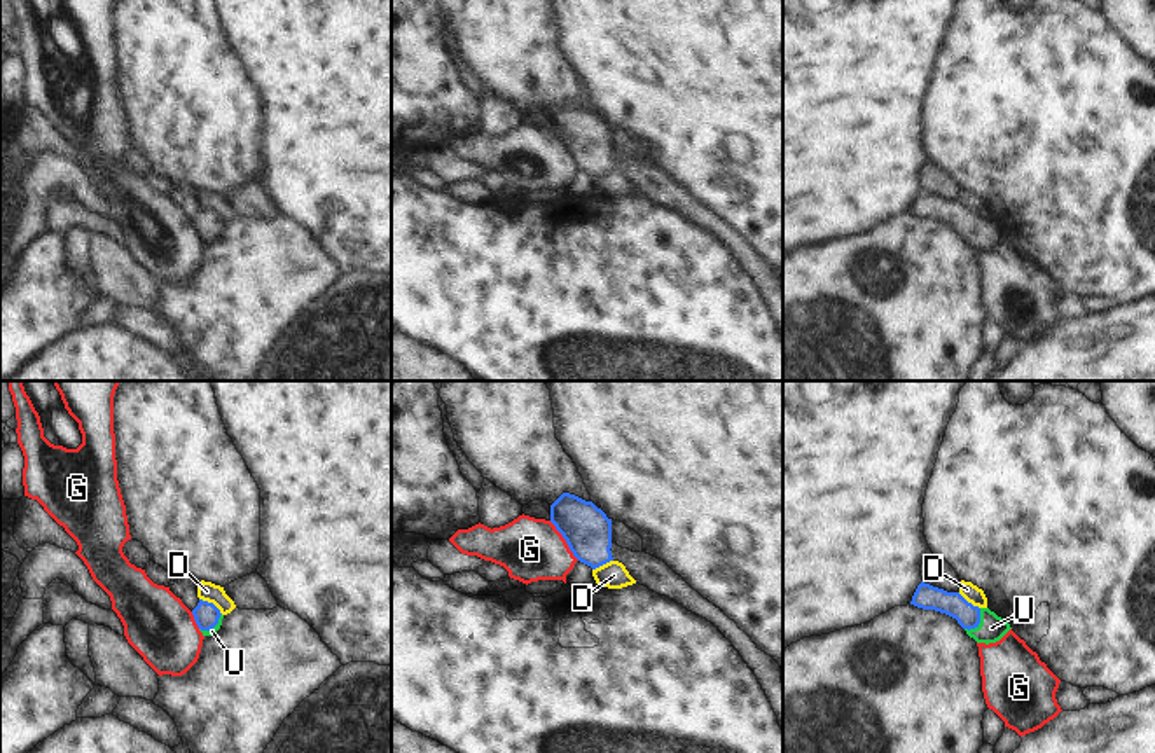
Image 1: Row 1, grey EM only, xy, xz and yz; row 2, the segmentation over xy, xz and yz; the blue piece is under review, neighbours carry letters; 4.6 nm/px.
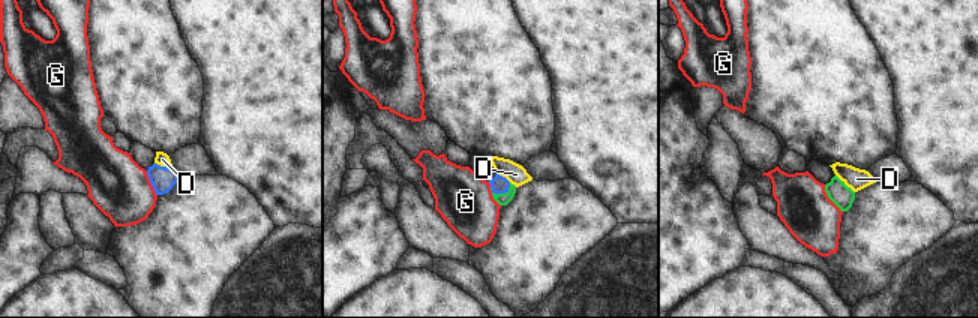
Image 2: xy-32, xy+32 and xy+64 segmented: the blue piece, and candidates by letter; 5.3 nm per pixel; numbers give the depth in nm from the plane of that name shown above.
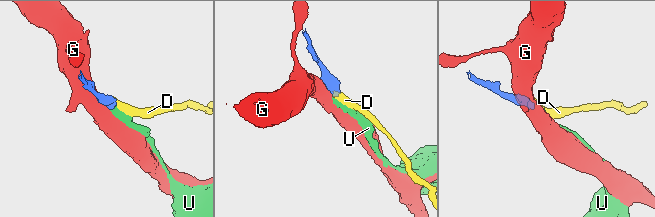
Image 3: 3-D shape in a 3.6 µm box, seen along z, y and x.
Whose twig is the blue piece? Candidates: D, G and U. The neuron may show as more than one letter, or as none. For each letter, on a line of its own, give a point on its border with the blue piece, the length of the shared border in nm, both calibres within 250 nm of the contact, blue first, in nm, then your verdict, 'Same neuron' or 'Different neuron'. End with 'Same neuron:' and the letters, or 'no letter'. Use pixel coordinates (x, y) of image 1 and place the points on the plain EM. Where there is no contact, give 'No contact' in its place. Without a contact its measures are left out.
D: Touches blue at xy (212, 212). Shared border 130 nm. Thickness 120 nm (blue) against 90 nm. Different neuron
G: Touches blue at xz (565, 147). Shared border 240 nm. Thickness 220 nm (blue) against 300 nm. Different neuron
U: Touches blue at yz (979, 231). Shared border 130 nm. Thickness 110 nm (blue) against 120 nm. Same neuron
Same neuron: U

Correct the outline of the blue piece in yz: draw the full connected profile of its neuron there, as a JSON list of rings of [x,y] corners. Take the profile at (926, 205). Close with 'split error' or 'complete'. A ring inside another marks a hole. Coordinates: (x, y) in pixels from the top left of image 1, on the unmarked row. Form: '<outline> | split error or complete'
[[[924,190],[917,194],[910,213],[956,227],[977,252],[996,252],[1012,238],[989,217],[973,215],[959,201],[947,201]]] | split error

